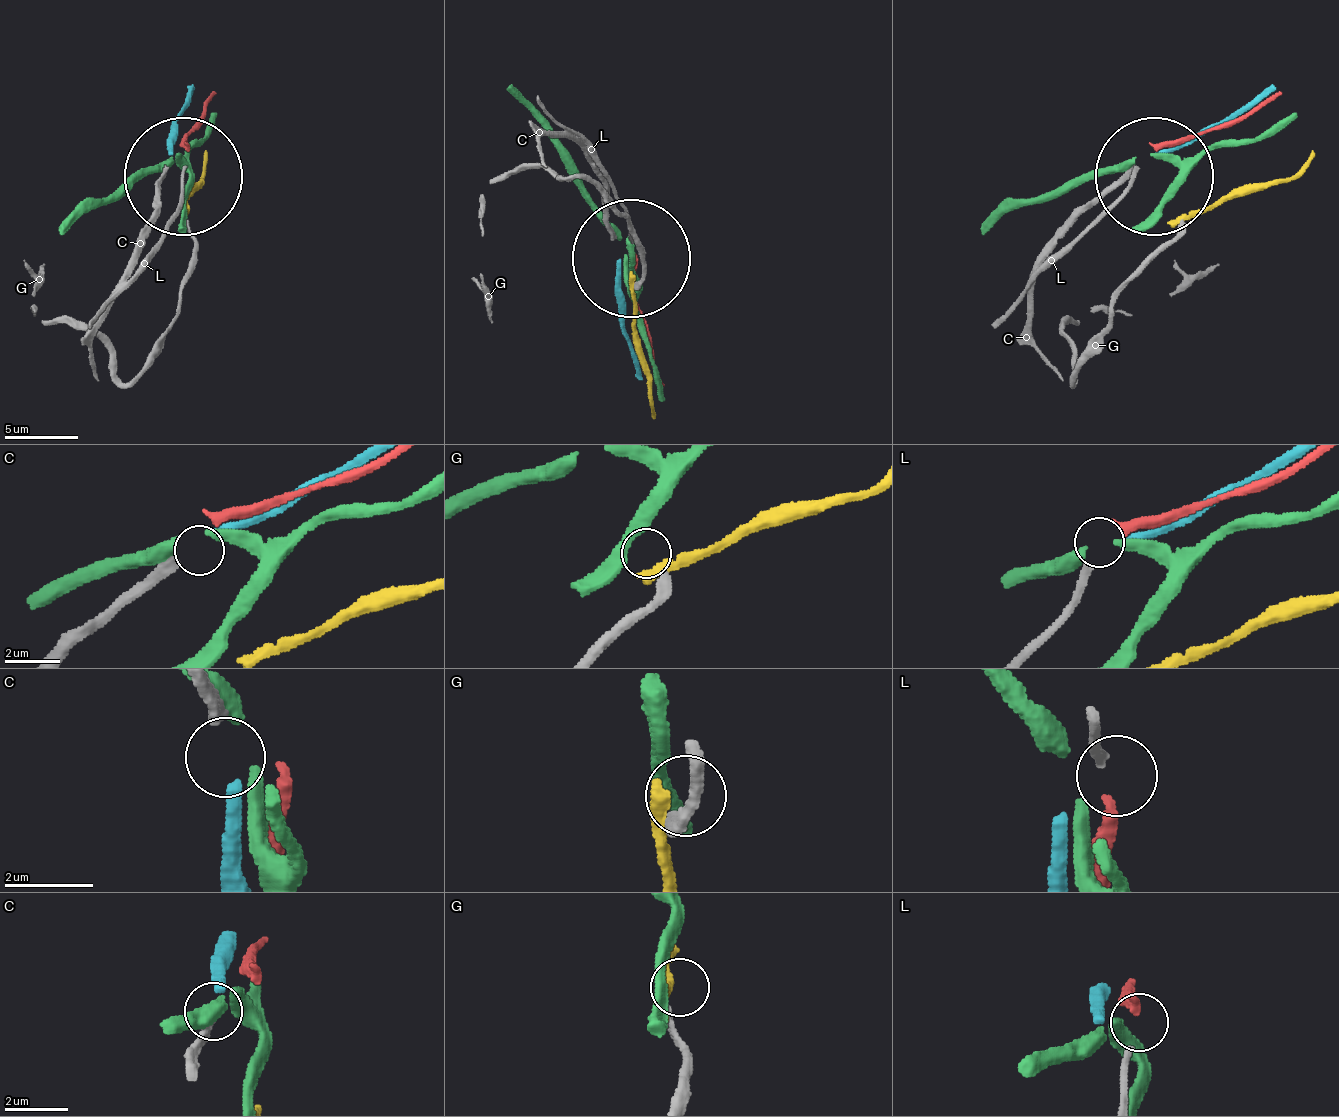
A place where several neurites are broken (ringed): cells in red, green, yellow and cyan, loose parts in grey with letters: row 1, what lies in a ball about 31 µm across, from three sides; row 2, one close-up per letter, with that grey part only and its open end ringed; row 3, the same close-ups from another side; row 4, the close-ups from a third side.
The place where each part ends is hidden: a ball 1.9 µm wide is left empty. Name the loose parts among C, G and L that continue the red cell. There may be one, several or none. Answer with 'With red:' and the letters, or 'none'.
With red: L

